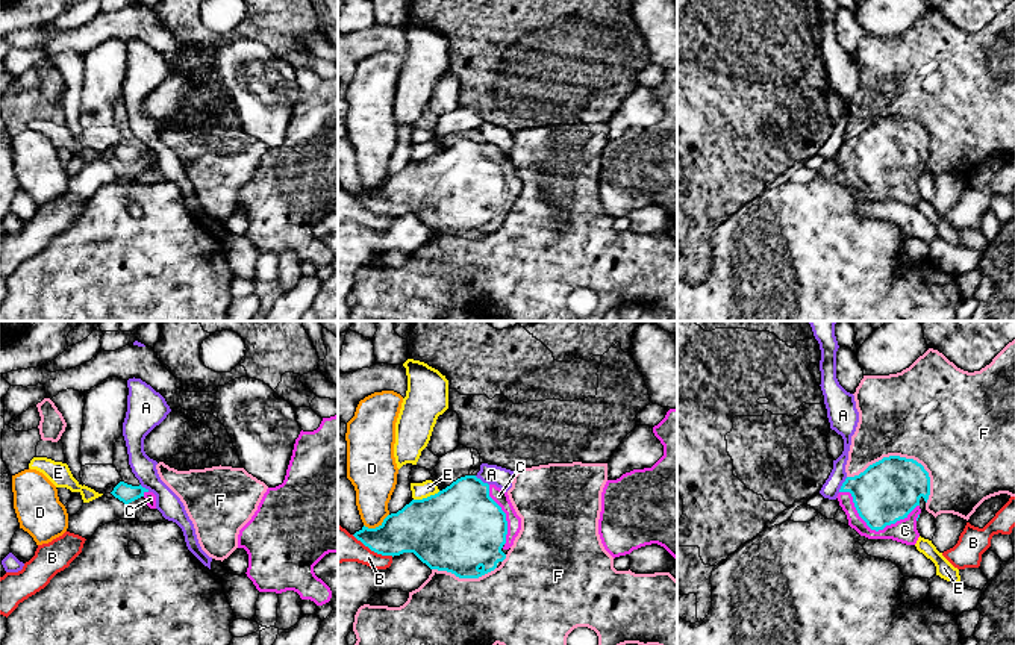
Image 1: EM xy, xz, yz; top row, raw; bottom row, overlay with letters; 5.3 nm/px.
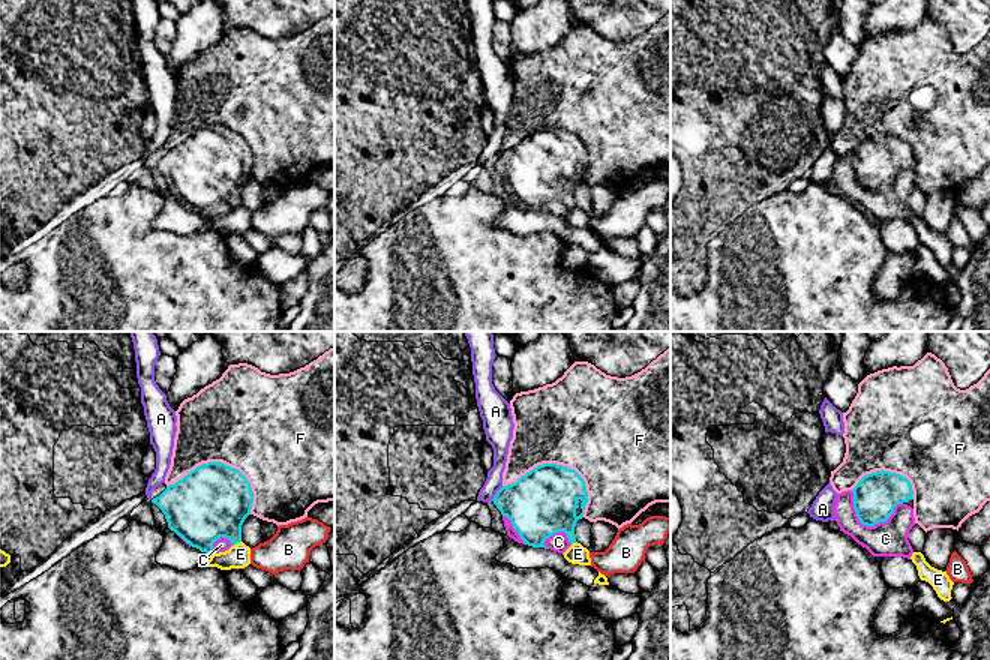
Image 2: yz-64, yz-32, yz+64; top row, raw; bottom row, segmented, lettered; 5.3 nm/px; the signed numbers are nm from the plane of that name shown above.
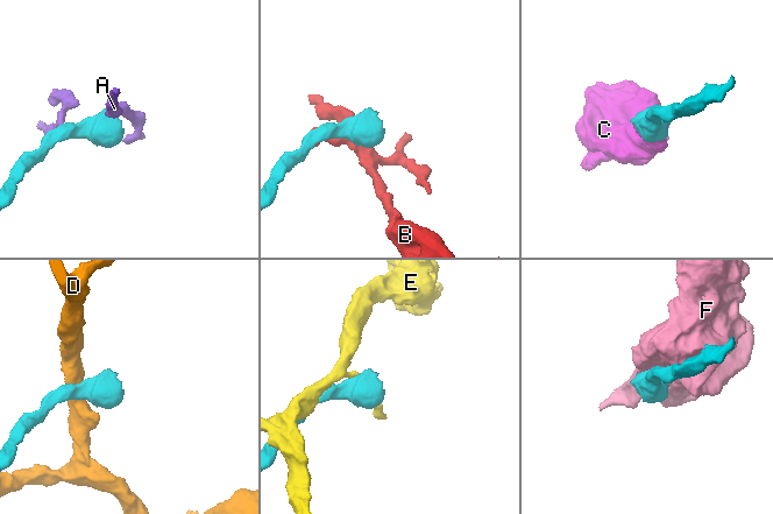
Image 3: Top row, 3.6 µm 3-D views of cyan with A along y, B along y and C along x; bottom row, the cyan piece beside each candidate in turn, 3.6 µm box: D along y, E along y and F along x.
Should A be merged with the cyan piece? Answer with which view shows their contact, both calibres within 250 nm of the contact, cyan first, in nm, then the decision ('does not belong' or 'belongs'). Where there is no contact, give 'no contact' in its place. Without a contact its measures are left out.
yz | 320/90 nm | does not belong

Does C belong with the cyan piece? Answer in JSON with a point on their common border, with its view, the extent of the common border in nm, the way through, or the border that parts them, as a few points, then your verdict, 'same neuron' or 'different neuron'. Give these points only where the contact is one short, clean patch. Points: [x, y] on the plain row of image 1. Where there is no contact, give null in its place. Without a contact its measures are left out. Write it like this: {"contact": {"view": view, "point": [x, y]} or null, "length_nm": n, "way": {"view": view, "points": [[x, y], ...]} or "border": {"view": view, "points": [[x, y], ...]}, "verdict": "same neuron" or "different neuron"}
{"contact": {"view": "yz", "point": [873, 190]}, "length_nm": 440, "verdict": "same neuron"}

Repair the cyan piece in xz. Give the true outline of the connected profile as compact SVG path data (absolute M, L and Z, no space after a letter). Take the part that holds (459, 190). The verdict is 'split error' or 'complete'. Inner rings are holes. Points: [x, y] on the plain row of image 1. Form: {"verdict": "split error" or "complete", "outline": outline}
{"verdict": "split error", "outline": "M465 136L435 156L412 160L376 189L364 186L353 197L377 215L394 218L414 213L430 230L447 232L459 239L479 239L506 220L503 212L514 206L520 191L521 179L508 153L476 136Z"}

